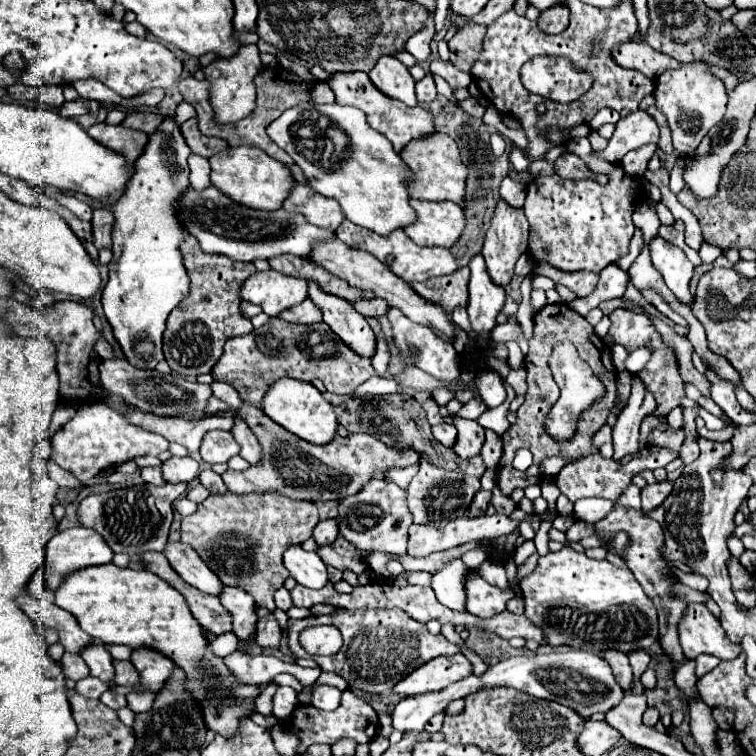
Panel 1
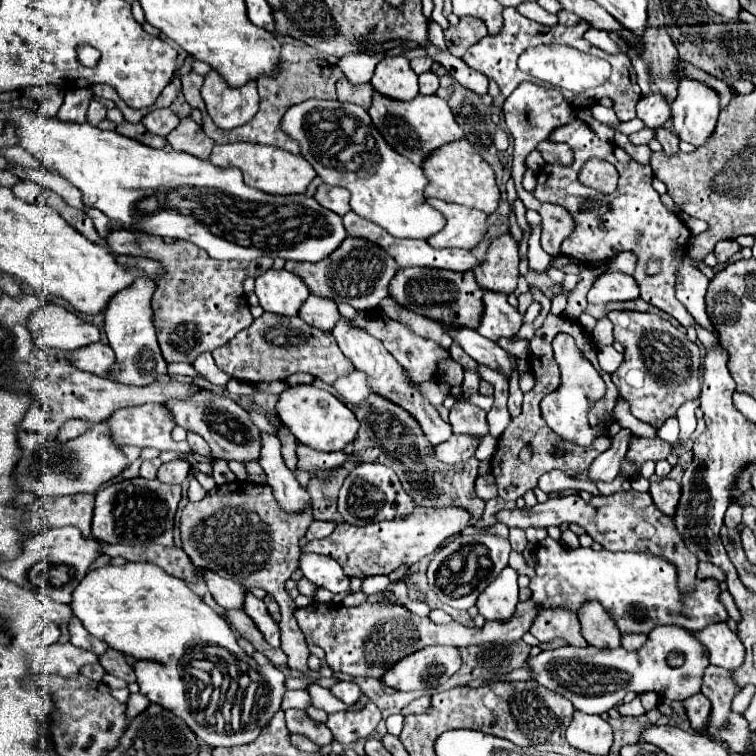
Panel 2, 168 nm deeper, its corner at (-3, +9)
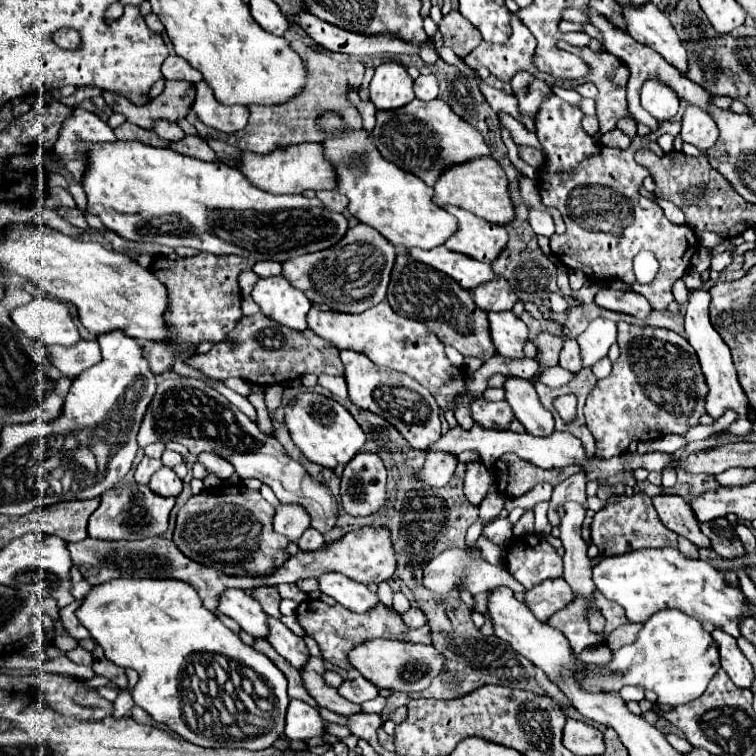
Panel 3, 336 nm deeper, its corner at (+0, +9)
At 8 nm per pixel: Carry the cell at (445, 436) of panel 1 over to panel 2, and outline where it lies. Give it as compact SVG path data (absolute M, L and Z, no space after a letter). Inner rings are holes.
M340 316L340 324L336 324L336 326L332 328L332 336L336 338L340 350L352 360L352 364L354 364L358 370L362 370L362 372L368 374L370 386L372 386L372 390L374 390L376 394L382 394L384 398L388 398L388 400L400 404L404 410L408 410L408 412L420 422L420 426L422 426L422 430L424 430L428 442L430 442L432 446L436 446L436 444L440 444L440 442L444 442L444 440L448 440L448 438L452 436L452 426L450 426L448 422L444 422L444 420L440 418L440 414L436 412L436 408L434 408L418 390L414 390L414 388L404 380L404 374L402 374L400 364L396 364L396 360L392 358L390 352L386 352L386 348L384 348L384 344L380 344L380 340L376 340L374 336L370 336L370 334L364 332L362 328L352 328L352 322L350 322L348 318L344 318L344 316Z

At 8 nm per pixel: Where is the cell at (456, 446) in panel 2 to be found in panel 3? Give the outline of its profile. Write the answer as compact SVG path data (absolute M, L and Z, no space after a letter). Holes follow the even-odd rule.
M429 452L425 466L415 472L415 476L425 484L425 486L433 486L433 488L441 488L447 486L453 472L457 466L457 458L453 454L447 452Z

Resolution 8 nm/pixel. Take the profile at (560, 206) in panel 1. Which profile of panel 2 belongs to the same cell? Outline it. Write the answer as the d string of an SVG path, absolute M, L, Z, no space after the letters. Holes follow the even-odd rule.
M576 120L572 124L556 128L556 132L552 132L550 140L566 142L574 150L572 166L558 166L558 164L542 166L542 170L538 172L538 184L532 190L534 198L538 198L540 202L560 204L574 218L574 232L570 234L570 238L566 238L562 242L560 252L566 256L578 258L580 262L590 264L594 260L604 260L608 256L616 256L618 252L624 252L624 250L632 250L640 258L638 268L634 272L634 278L640 286L640 296L646 302L658 306L660 310L670 314L672 318L676 318L684 328L694 328L698 332L698 340L702 342L702 346L706 350L716 348L718 336L714 332L700 328L692 320L692 316L688 316L686 308L678 302L678 298L674 296L674 282L676 282L678 266L672 260L672 250L678 248L678 240L680 240L680 236L684 236L686 226L682 220L678 222L678 216L668 212L666 206L660 202L660 194L652 188L652 178L654 178L652 168L648 164L644 166L644 164L634 162L622 148L618 148L610 142L602 142L588 128L588 124L582 120ZM590 158L600 158L600 160L606 160L616 166L620 180L618 180L618 188L612 194L600 194L598 190L584 188L584 184L578 182L578 172L580 172L582 164ZM650 260L658 260L661 264L661 272L654 276L646 275L646 268L648 268Z

